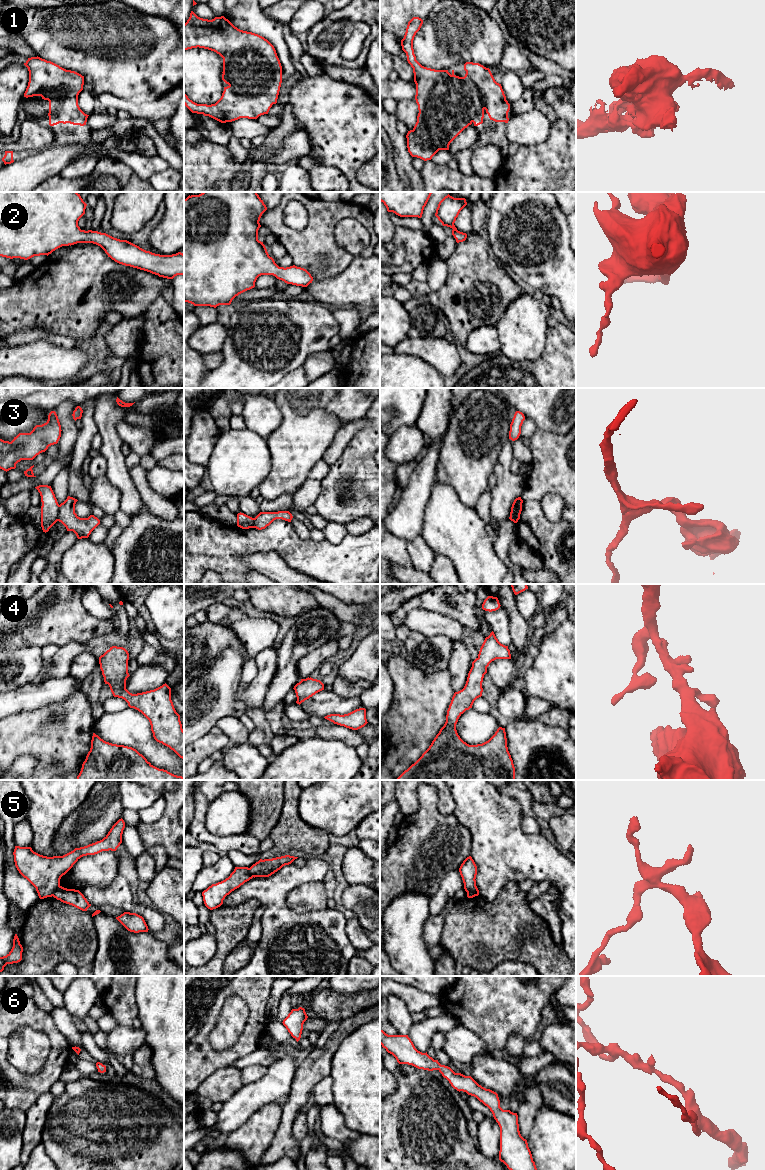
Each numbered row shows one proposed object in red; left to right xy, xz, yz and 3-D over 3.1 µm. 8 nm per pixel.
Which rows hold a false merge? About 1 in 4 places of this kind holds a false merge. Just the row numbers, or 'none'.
3, 5

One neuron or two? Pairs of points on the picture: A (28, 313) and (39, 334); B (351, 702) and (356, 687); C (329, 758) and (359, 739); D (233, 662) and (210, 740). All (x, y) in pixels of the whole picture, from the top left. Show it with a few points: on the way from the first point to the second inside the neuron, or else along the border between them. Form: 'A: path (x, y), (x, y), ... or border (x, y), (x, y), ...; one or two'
A: border (13, 332), (19, 329), (44, 327), (52, 333); two
B: border (331, 690), (341, 696), (359, 697); two
C: border (326, 739), (339, 739), (356, 747); two
D: border (215, 725), (195, 740); two

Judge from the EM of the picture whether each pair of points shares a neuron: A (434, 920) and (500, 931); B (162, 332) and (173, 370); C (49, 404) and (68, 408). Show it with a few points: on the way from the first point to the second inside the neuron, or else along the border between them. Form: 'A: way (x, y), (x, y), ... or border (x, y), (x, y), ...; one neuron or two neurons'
A: border (455, 901), (445, 917), (443, 933), (437, 944); two neurons
B: way (166, 341), (170, 349), (170, 361); one neuron
C: border (77, 405), (70, 401), (63, 401), (53, 410); two neurons

